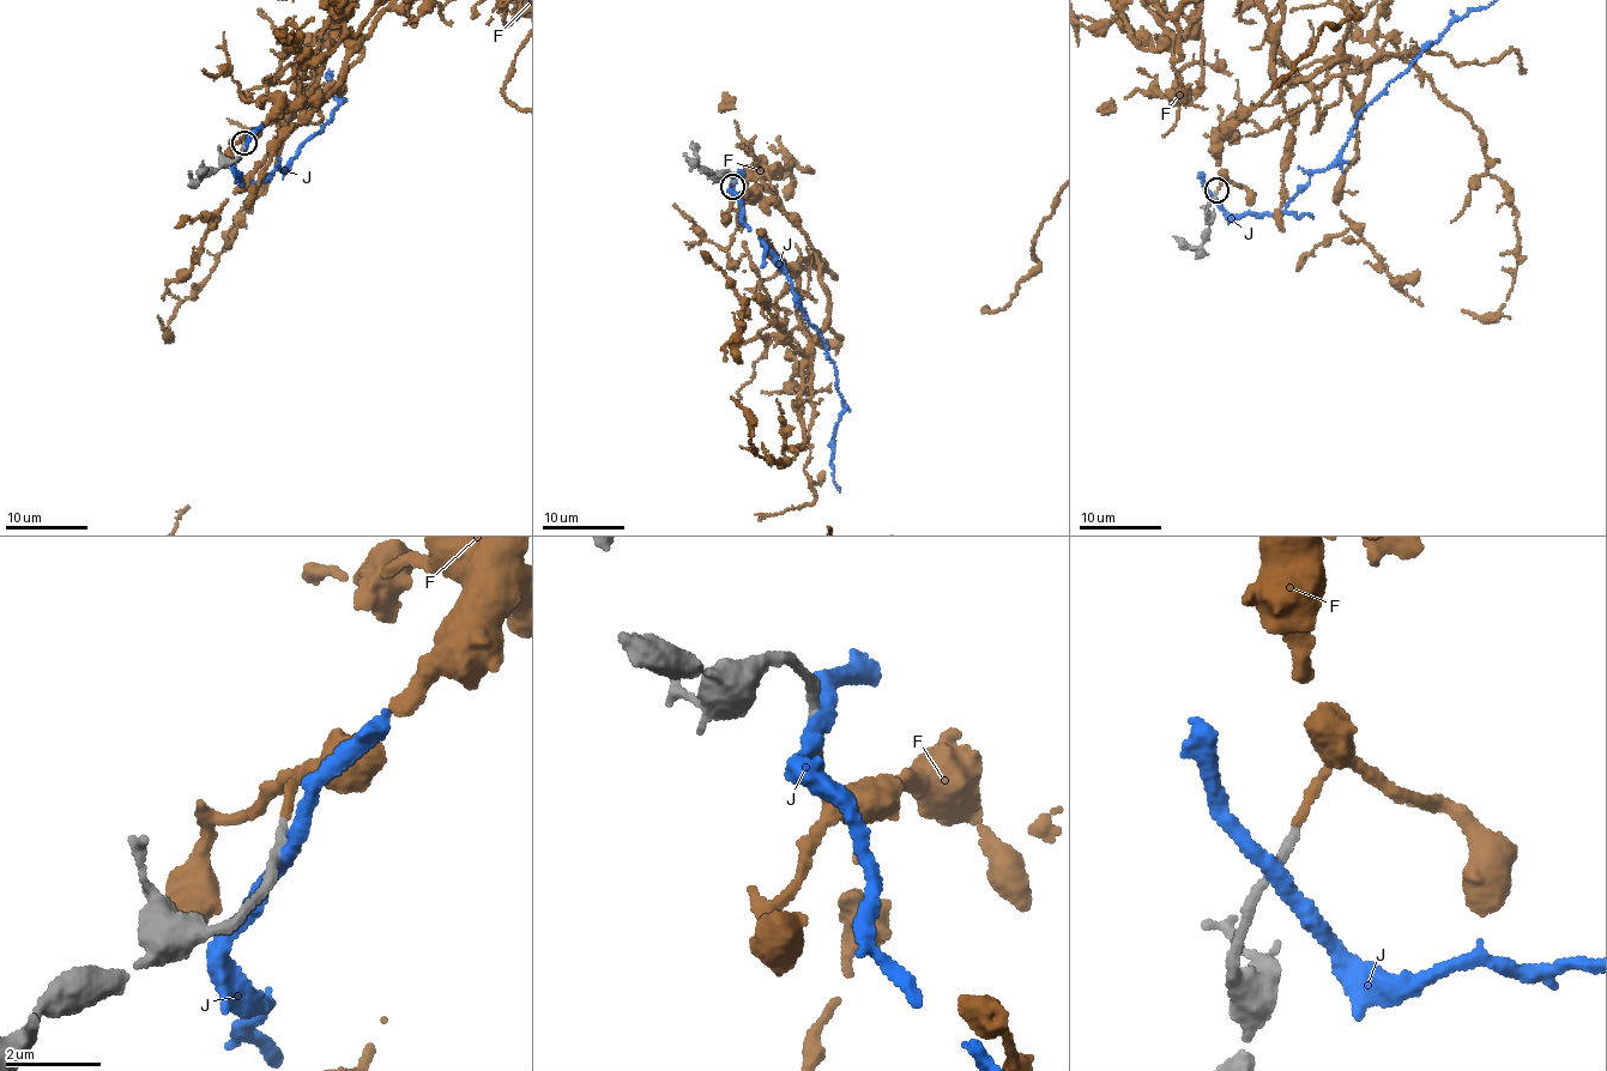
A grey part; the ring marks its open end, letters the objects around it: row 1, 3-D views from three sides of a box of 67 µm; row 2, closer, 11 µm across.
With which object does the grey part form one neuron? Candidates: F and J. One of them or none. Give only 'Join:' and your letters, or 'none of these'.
Join: F

